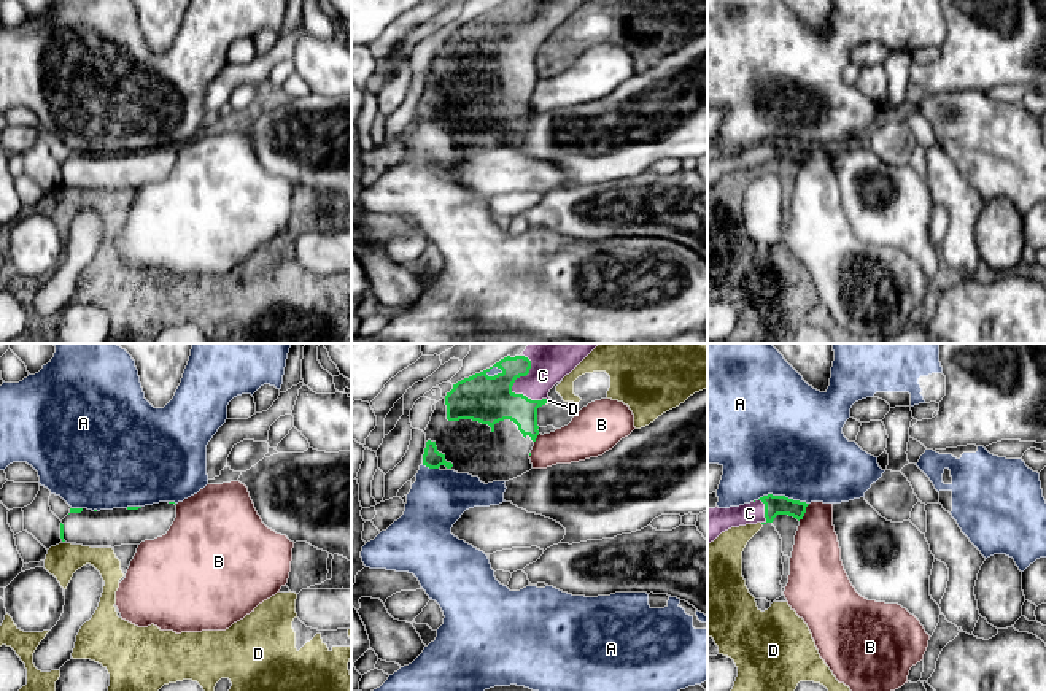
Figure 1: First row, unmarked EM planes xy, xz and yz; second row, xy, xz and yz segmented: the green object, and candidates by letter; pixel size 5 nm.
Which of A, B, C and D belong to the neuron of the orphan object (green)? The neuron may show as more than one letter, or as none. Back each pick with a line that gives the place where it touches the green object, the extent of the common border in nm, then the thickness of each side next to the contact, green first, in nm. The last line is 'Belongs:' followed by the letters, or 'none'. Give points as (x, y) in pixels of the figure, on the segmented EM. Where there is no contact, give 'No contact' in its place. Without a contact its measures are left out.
C: Touches green at xz (512, 385). Shared border 260 nm. Thickness 240 nm (green) against 220 nm
Belongs: C

